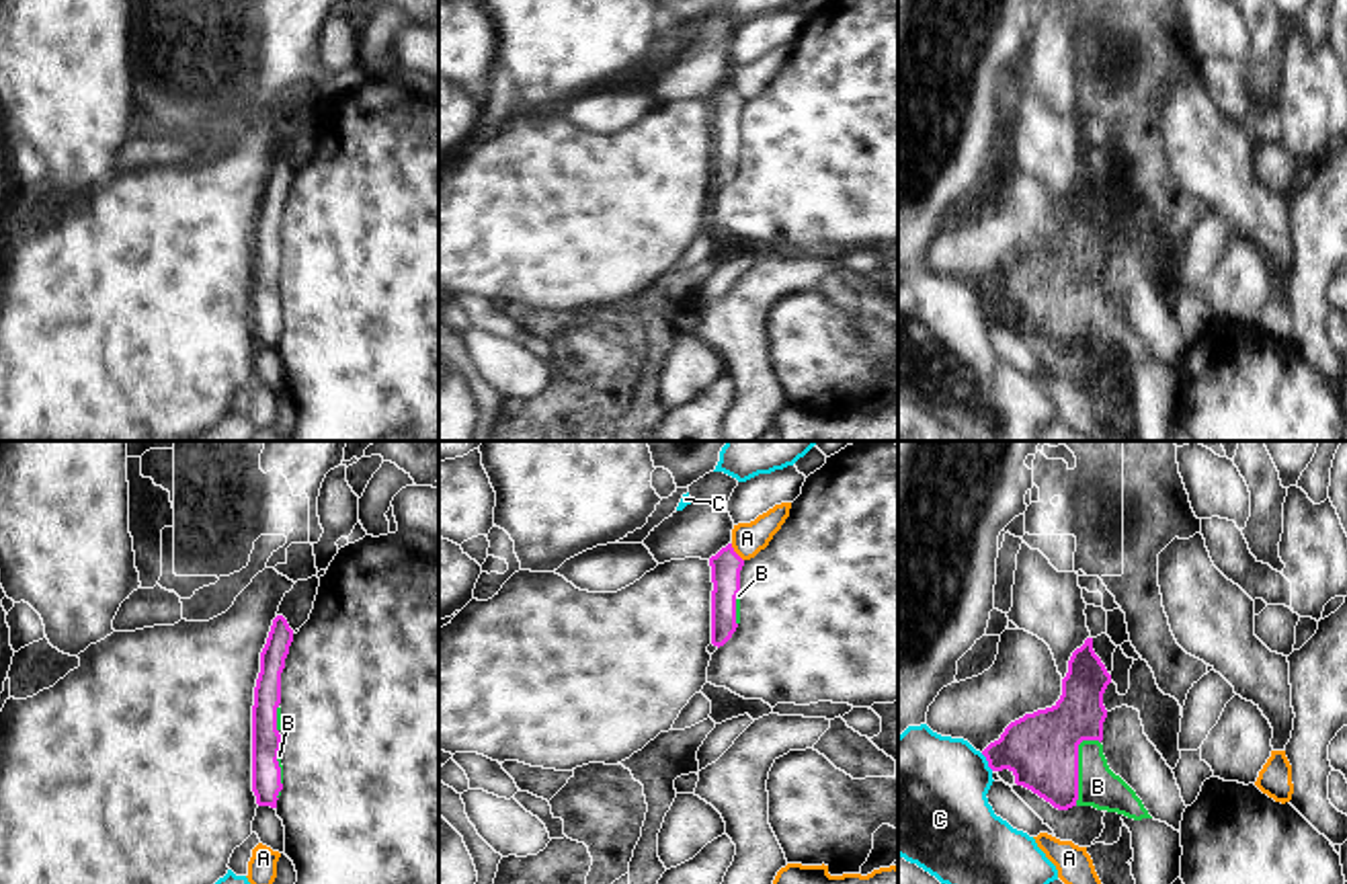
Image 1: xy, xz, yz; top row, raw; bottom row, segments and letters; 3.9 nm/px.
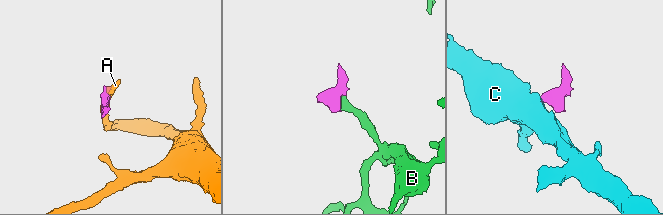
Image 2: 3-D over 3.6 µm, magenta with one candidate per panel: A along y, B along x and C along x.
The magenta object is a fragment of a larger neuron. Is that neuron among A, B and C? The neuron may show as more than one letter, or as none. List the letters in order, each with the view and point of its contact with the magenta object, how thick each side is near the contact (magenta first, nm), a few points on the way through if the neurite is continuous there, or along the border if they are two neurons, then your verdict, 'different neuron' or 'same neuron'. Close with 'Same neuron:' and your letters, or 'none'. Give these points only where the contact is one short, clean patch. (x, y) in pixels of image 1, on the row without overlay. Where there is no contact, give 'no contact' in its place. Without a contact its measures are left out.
A: contact xz (735, 93); calibres 120 and 130 nm; border xz (730, 85), (743, 101); different neuron
B: contact yz (1077, 306); calibres 280 and 160 nm; way yz (1042, 290), (1067, 306), (1077, 306), (1097, 327); same neuron
C: contact yz (987, 300); calibres 280 and 440 nm; border yz (981, 294), (993, 310); different neuron
Same neuron: B

